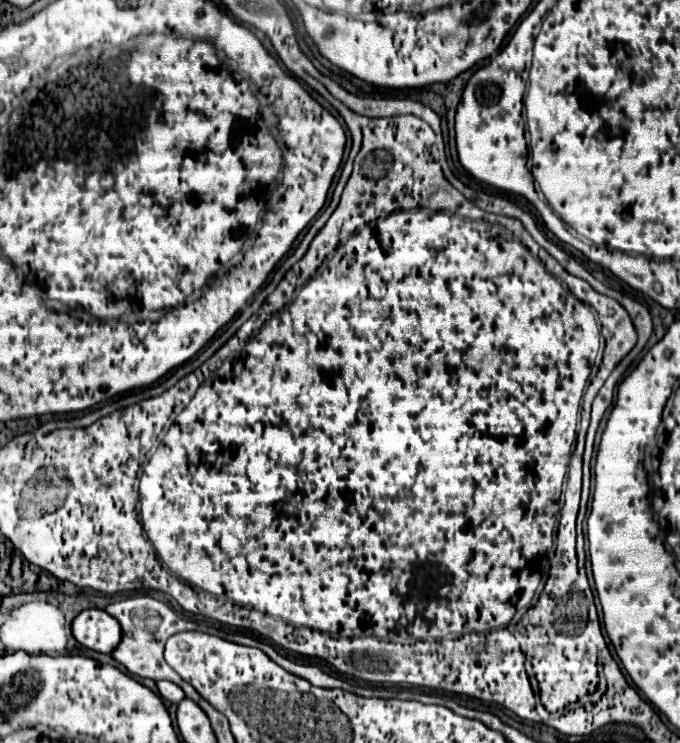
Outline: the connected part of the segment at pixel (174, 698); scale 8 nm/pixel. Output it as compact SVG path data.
M158 681L158 691L170 703L180 703L184 699L184 691L172 681Z

